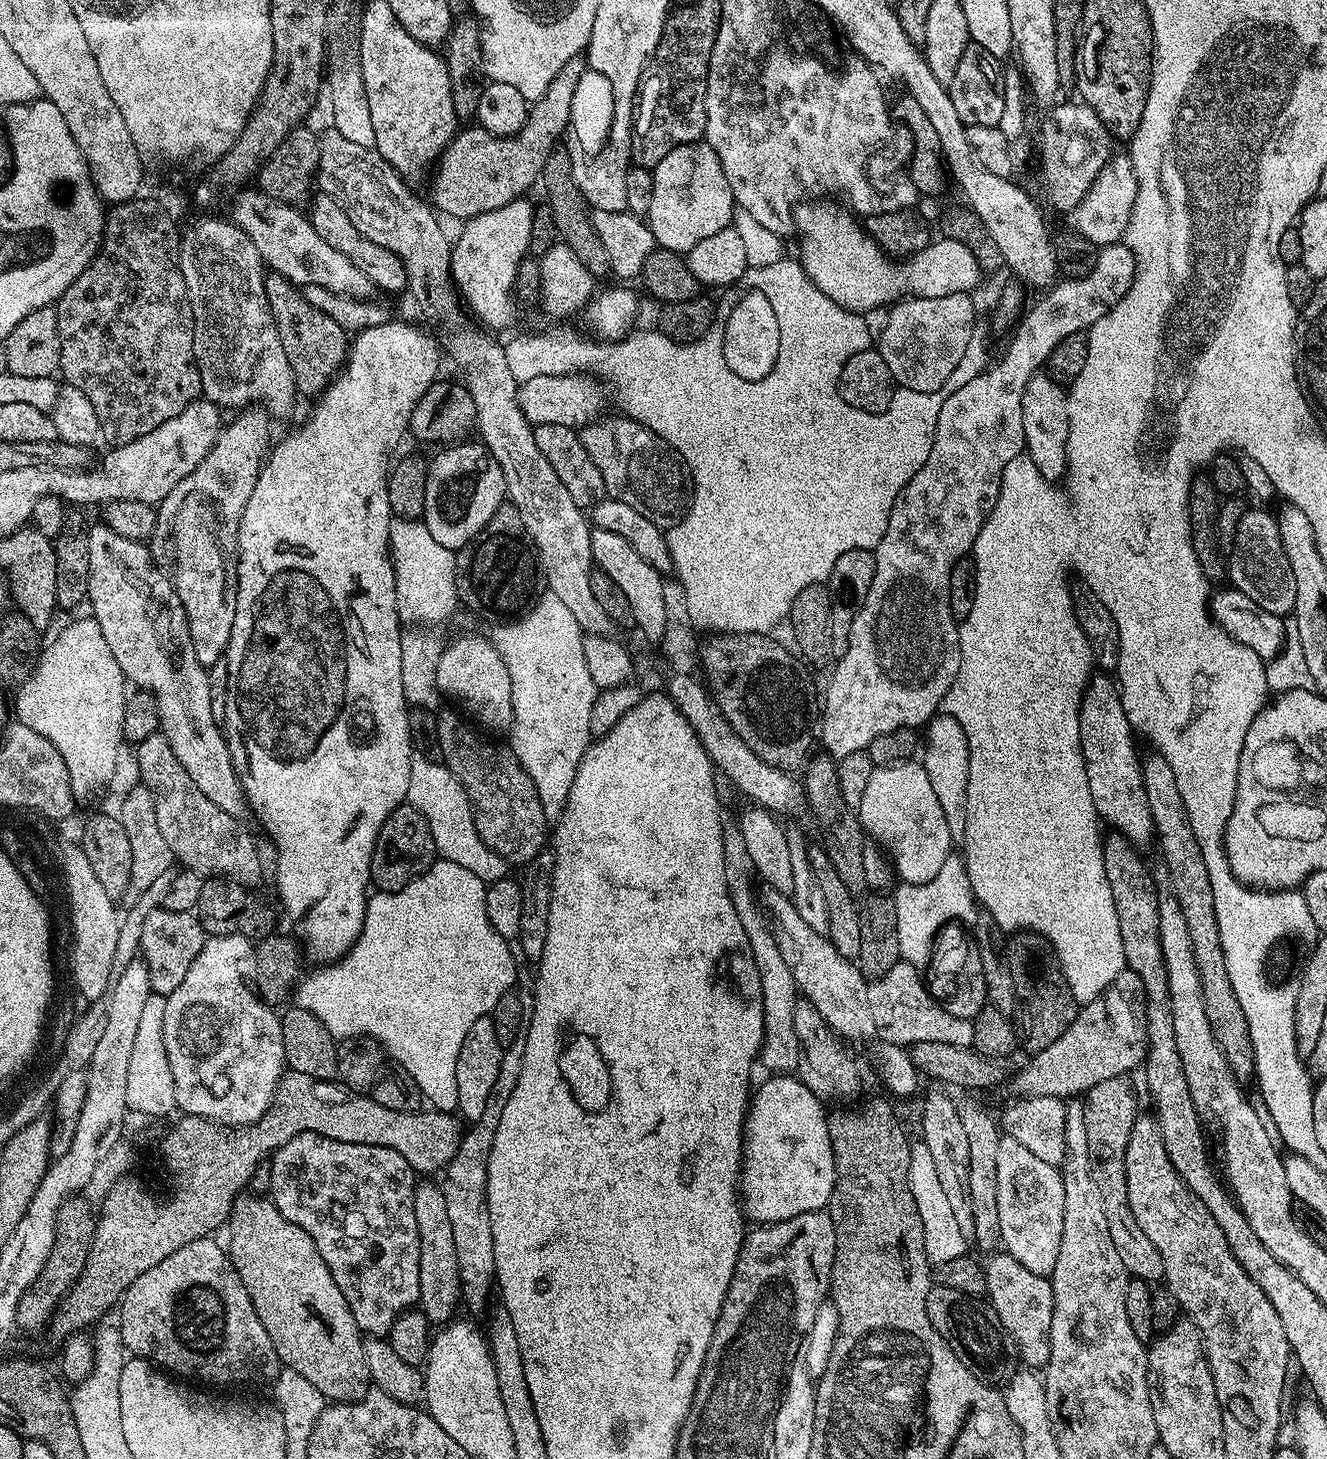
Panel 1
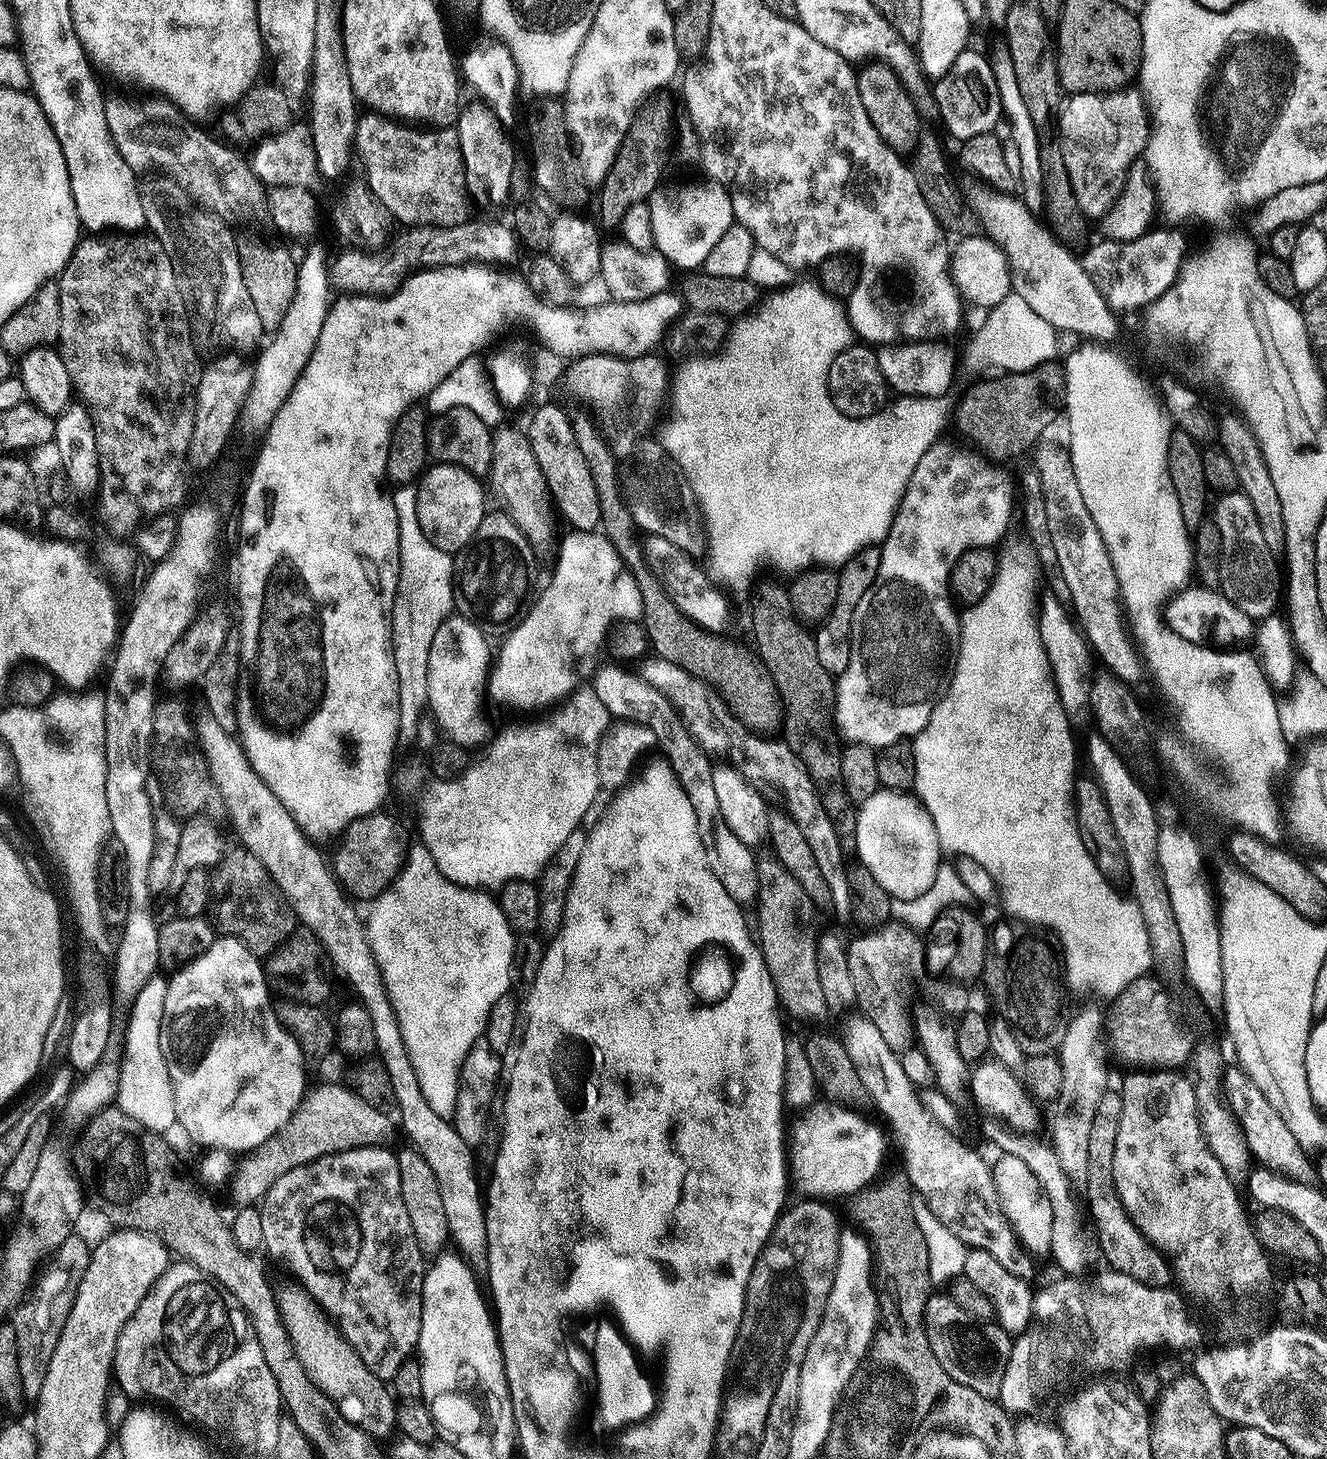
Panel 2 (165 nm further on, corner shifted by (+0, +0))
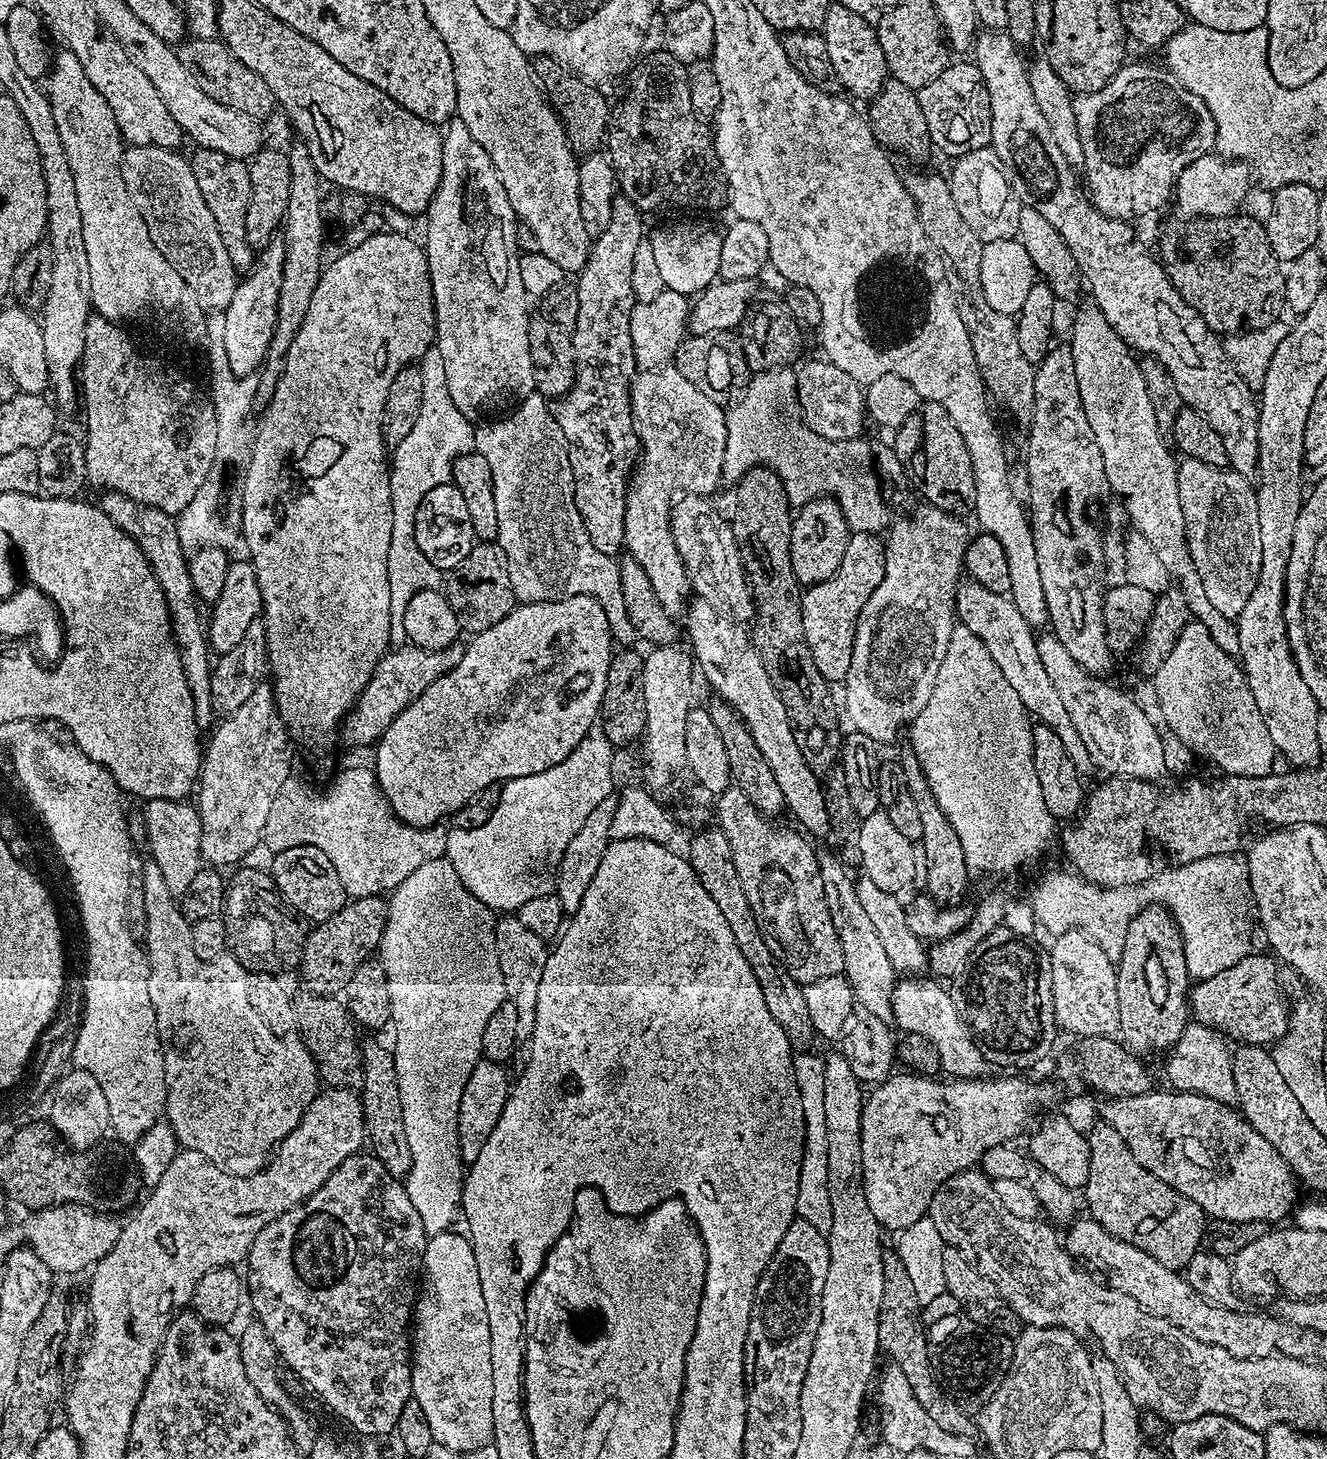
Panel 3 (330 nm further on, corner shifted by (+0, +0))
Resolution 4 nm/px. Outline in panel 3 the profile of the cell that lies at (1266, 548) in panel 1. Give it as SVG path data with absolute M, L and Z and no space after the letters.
M1187 458L1181 459L1178 465L1178 497L1182 506L1182 518L1185 519L1185 537L1188 540L1189 552L1193 556L1194 566L1197 567L1202 585L1206 588L1206 595L1210 600L1210 606L1214 606L1214 610L1218 610L1218 614L1226 614L1235 618L1242 614L1242 610L1246 610L1246 602L1250 602L1250 594L1254 594L1254 586L1258 582L1258 574L1262 566L1262 542L1258 538L1256 489L1252 480L1242 478L1242 474L1232 471L1229 467L1215 468L1214 466L1206 466L1206 462L1198 462L1197 460L1189 460Z

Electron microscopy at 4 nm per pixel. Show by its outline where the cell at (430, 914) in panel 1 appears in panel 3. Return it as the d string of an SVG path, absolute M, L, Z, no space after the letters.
M446 858L425 862L415 870L401 885L398 885L387 897L388 917L384 933L380 939L378 949L379 959L386 970L388 989L390 990L390 1006L392 1007L391 1031L396 1031L396 1045L391 1045L390 1051L396 1069L398 1070L398 1094L402 1094L402 1126L406 1126L406 1142L410 1142L410 1158L412 1165L406 1177L406 1187L410 1194L410 1202L414 1202L414 1210L418 1210L418 1218L422 1218L422 1226L429 1236L439 1232L449 1231L452 1224L461 1215L460 1199L464 1193L464 1178L466 1165L460 1159L458 1150L458 1102L462 1102L462 1090L466 1090L466 1078L470 1078L470 1070L482 1059L482 1030L486 1030L486 1022L490 1022L490 1014L498 1010L506 997L504 995L504 983L502 982L502 970L498 966L498 954L496 953L496 929L497 917L491 908L487 908L458 878L454 866Z

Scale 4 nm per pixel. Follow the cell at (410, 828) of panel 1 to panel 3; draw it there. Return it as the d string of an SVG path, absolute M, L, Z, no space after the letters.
M293 846L275 853L271 859L273 860L270 875L276 884L276 891L279 892L285 905L297 917L303 918L305 921L307 921L306 919L312 920L313 925L318 925L326 922L326 918L338 914L338 910L344 908L346 893L342 882L337 880L330 858L317 846Z

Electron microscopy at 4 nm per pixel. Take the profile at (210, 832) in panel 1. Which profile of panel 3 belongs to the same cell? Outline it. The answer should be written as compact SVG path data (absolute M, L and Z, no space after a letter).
M105 491L98 507L102 509L117 526L136 541L136 545L146 554L154 574L158 578L158 586L162 586L164 597L168 603L168 612L172 616L172 635L176 637L176 645L182 658L182 670L186 670L186 682L194 698L194 718L202 730L213 727L214 713L211 706L211 674L213 665L208 662L210 655L209 639L206 635L206 624L200 621L200 612L196 609L198 597L192 588L192 579L188 573L186 549L179 540L177 521L157 508L134 502L121 492Z

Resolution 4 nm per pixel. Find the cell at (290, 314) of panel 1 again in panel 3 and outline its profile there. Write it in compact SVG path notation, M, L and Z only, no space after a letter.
M196 148L193 153L190 163L194 182L198 182L198 191L218 226L222 246L226 246L226 254L230 254L230 262L237 273L247 274L254 263L254 250L246 242L246 206L250 200L248 165L238 158L230 158L230 154L221 154L209 148Z

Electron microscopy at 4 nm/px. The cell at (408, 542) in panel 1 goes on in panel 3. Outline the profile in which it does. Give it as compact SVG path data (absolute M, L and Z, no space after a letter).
M435 346L426 350L426 354L418 364L424 381L422 382L422 410L418 414L418 422L414 422L410 434L402 438L397 448L391 449L390 467L390 502L394 510L394 530L390 534L390 554L386 558L386 574L390 582L390 641L400 646L408 640L404 629L406 606L410 606L410 598L419 592L430 592L439 589L442 584L442 572L418 550L418 542L412 537L411 523L414 509L434 490L434 486L442 486L452 479L452 464L462 453L471 452L476 447L474 424L469 417L462 415L458 406L450 398L450 390L446 386L446 366L442 362L442 354L438 354Z

